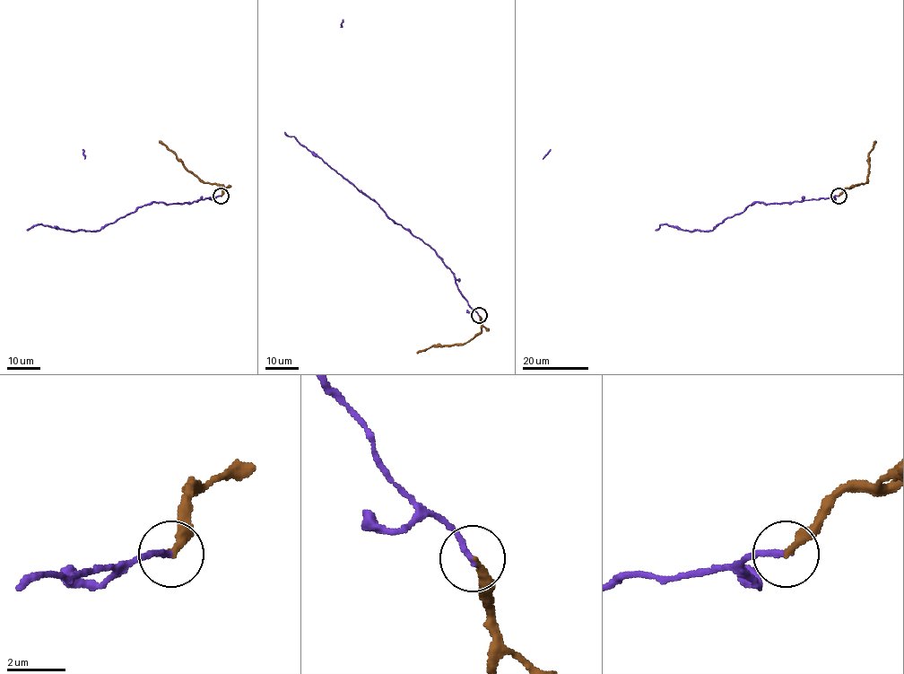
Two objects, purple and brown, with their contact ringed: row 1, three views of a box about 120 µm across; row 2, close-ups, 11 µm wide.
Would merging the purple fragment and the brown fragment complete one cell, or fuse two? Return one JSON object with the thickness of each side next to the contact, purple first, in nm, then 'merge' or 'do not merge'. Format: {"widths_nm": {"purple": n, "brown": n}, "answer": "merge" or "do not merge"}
{"widths_nm": {"purple": 200, "brown": 280}, "answer": "do not merge"}

